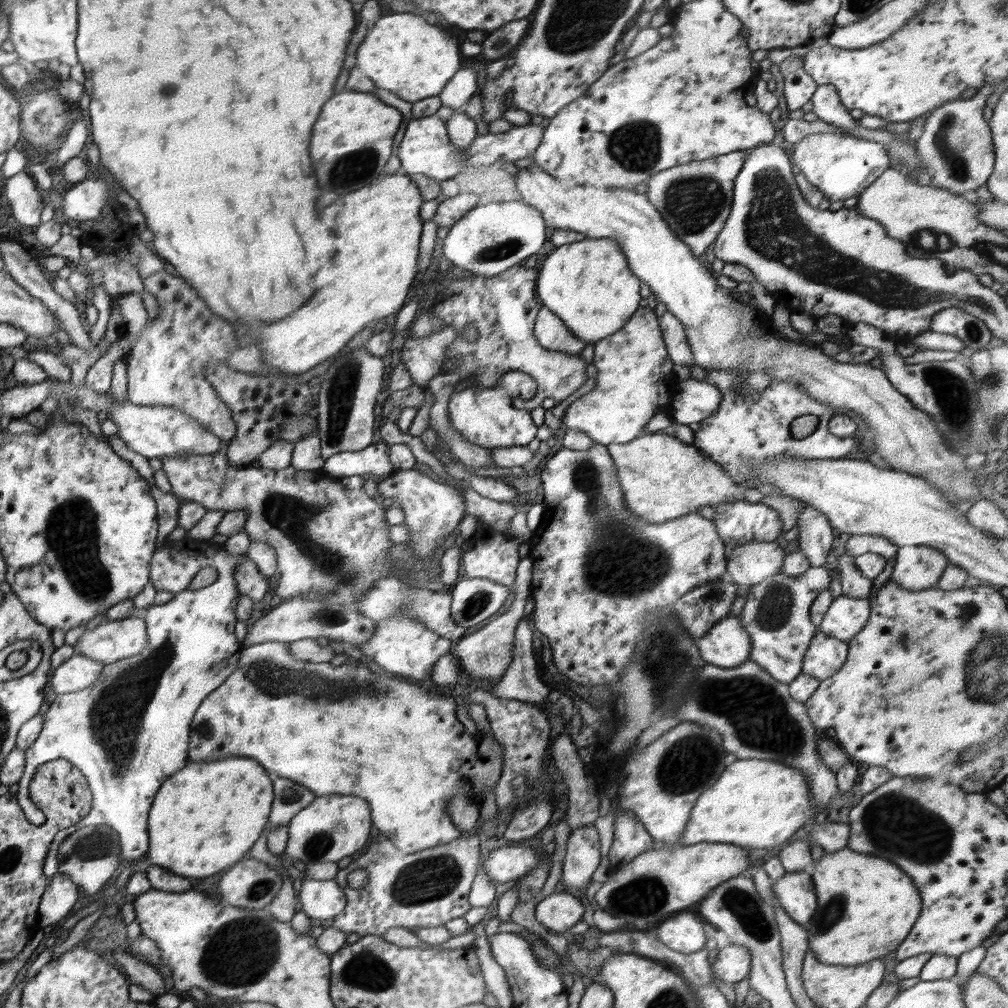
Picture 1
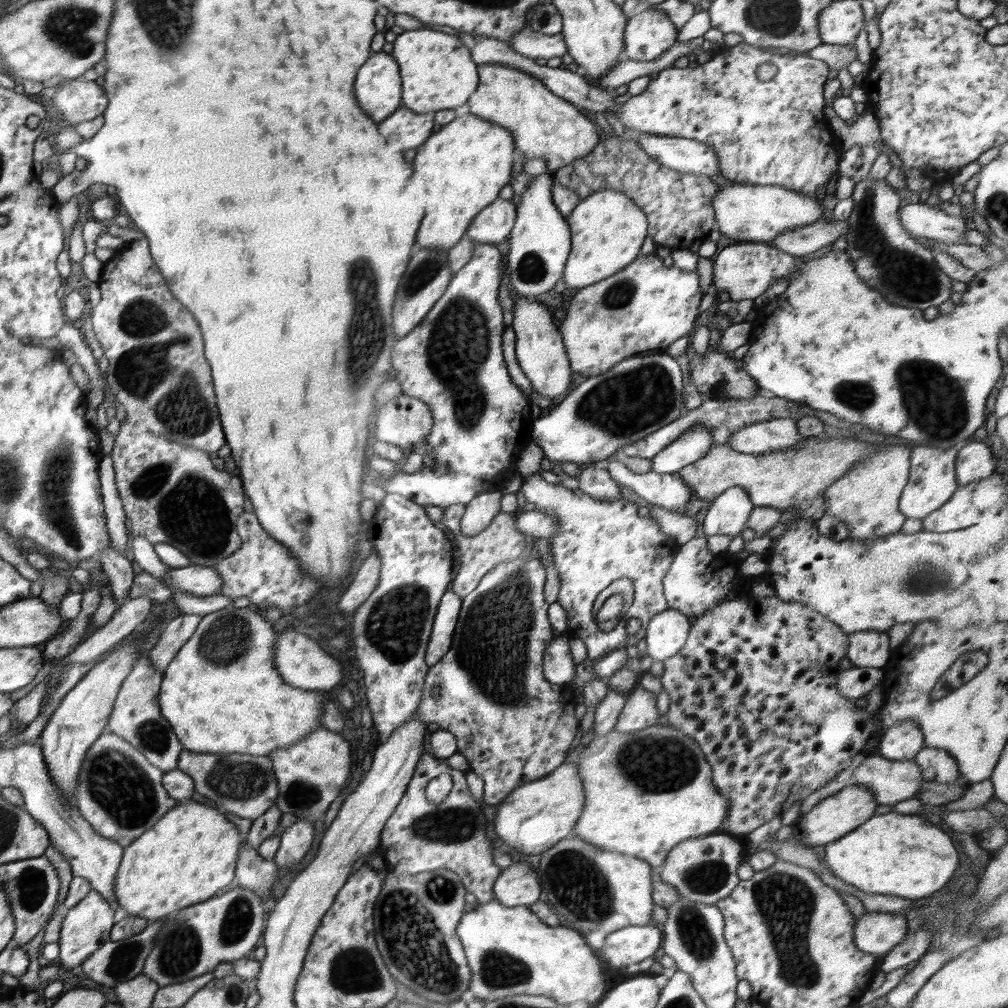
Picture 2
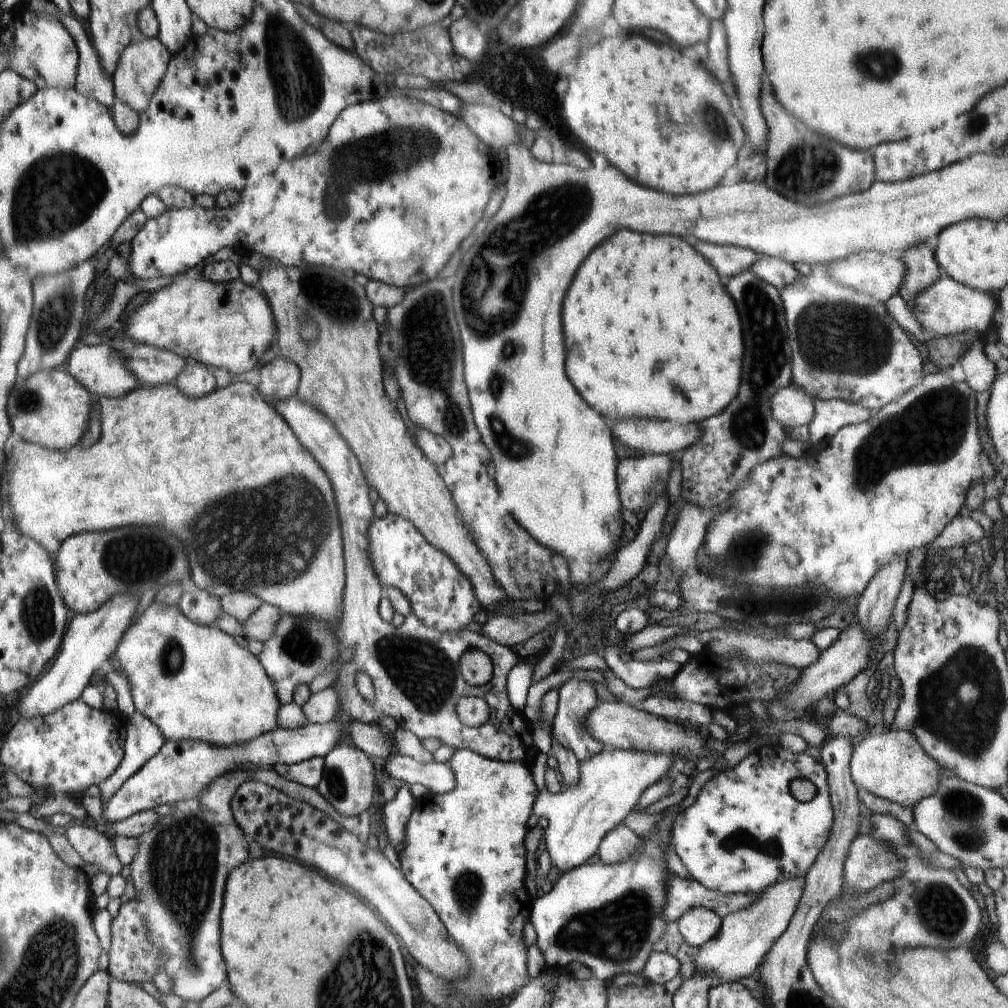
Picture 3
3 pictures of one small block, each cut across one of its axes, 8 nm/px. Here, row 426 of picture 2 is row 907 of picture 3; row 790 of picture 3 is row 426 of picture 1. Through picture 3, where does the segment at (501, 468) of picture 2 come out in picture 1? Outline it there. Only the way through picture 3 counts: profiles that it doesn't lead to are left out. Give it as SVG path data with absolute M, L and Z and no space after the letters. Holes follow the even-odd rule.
M471 386L460 393L452 393L448 403L448 416L454 431L466 441L485 449L527 446L536 438L535 426L530 411L512 405L506 390L484 389Z

